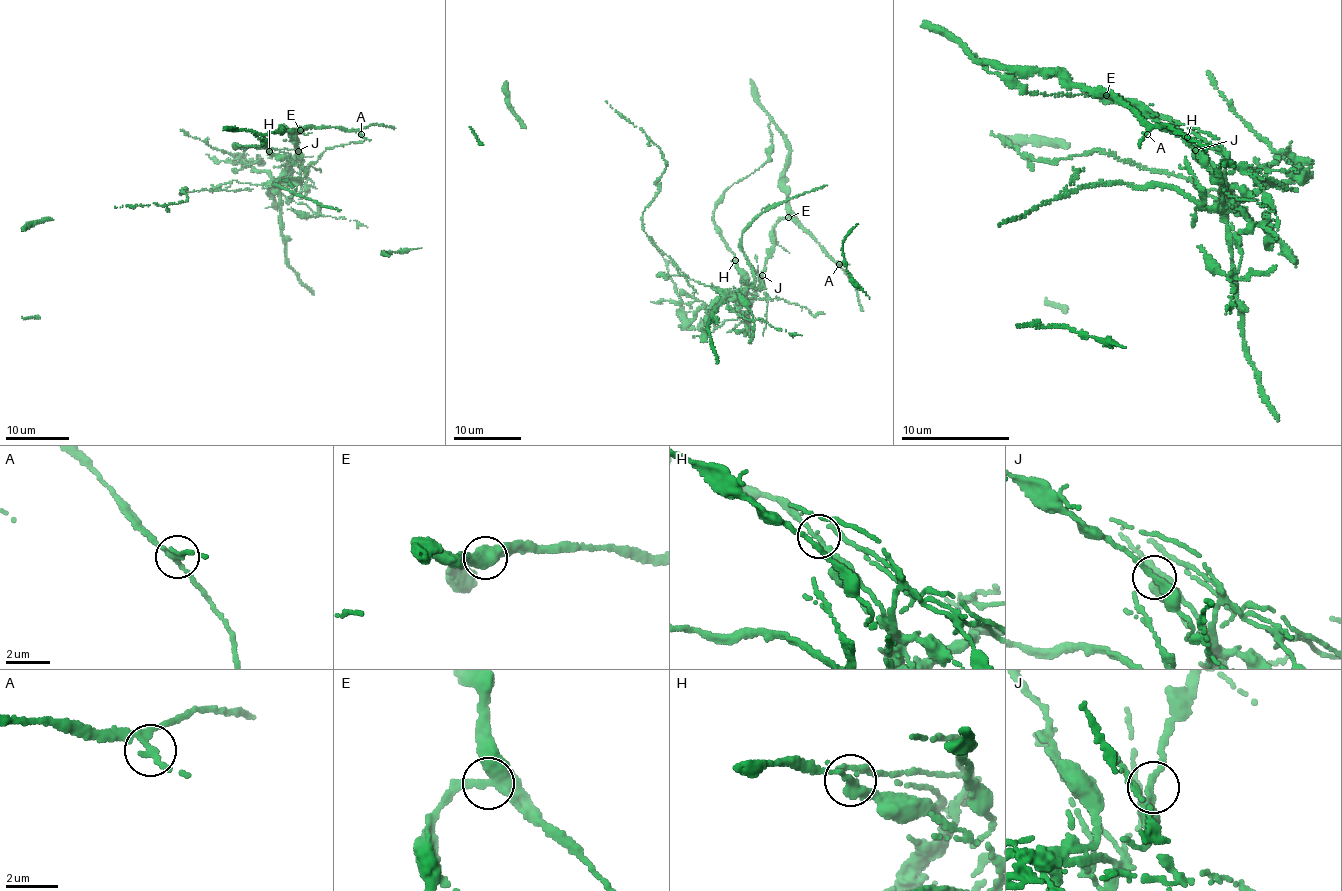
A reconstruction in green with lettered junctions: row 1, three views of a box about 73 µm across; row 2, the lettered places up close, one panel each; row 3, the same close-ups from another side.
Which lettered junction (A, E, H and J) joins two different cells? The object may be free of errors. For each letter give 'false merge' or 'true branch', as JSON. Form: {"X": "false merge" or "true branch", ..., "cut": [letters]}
{"A": "true branch", "E": "true branch", "H": "false merge", "J": "true branch", "cut": ["H"]}

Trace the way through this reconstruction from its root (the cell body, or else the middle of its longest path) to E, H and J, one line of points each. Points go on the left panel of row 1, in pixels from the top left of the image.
E: (250, 184), (273, 181), (290, 161), (264, 148), (235, 146), (264, 147), (254, 133), (300, 130)
H: (250, 184), (273, 181), (291, 163), (269, 150)
J: (250, 184), (290, 161), (236, 145), (264, 147), (254, 133), (287, 127), (299, 129), (298, 151)

